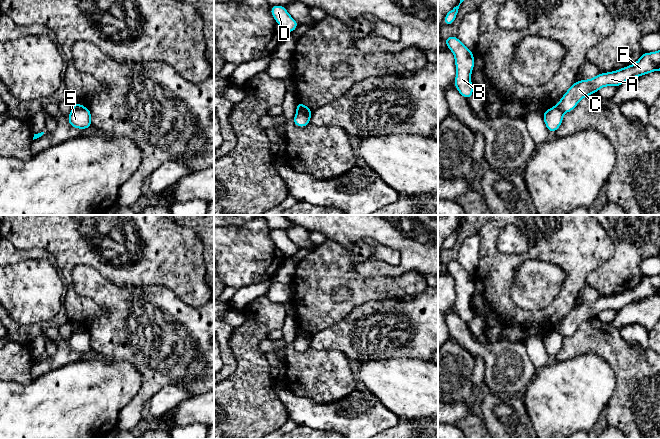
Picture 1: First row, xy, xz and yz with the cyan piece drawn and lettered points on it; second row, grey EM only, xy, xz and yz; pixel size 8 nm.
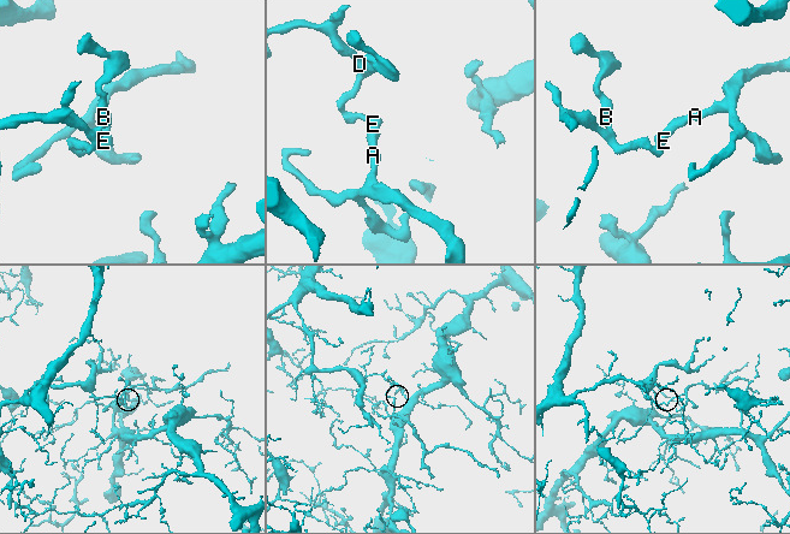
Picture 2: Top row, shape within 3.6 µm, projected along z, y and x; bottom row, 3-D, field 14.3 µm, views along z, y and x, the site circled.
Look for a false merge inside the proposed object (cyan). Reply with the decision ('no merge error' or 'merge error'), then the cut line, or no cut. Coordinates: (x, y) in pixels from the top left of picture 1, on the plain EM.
merge error; cut in xz along (297, 334), (309, 340)

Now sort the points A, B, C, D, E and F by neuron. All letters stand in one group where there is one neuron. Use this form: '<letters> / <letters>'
A C F / B D E

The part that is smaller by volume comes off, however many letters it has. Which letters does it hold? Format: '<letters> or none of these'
A, C, F

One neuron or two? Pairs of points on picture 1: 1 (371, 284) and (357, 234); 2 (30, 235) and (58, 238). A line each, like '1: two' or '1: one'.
1: two
2: one

